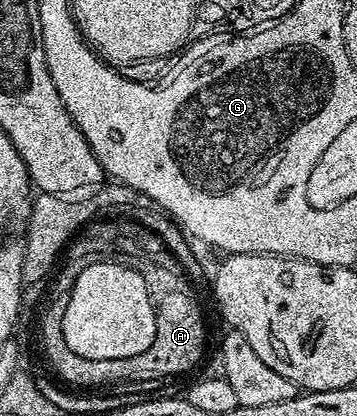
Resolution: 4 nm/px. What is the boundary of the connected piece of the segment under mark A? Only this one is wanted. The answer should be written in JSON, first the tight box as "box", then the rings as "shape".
{"box":[40,263,208,391],"shape":[[[166,263],[144,267],[142,278],[156,313],[156,335],[152,339],[152,347],[148,347],[148,351],[140,351],[140,355],[132,355],[128,359],[110,359],[110,365],[102,365],[102,359],[78,361],[80,355],[71,351],[64,341],[40,341],[51,367],[58,372],[56,377],[59,382],[78,391],[94,391],[98,389],[94,381],[101,381],[104,387],[117,387],[123,382],[142,380],[165,382],[168,377],[178,377],[189,369],[197,370],[201,366],[208,353],[206,321],[202,318],[202,309],[194,294],[195,286],[177,268],[169,269]]]}

